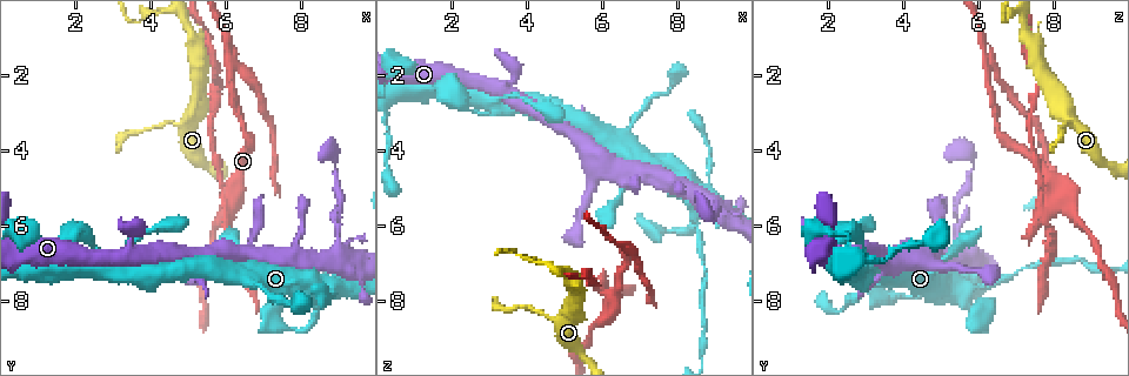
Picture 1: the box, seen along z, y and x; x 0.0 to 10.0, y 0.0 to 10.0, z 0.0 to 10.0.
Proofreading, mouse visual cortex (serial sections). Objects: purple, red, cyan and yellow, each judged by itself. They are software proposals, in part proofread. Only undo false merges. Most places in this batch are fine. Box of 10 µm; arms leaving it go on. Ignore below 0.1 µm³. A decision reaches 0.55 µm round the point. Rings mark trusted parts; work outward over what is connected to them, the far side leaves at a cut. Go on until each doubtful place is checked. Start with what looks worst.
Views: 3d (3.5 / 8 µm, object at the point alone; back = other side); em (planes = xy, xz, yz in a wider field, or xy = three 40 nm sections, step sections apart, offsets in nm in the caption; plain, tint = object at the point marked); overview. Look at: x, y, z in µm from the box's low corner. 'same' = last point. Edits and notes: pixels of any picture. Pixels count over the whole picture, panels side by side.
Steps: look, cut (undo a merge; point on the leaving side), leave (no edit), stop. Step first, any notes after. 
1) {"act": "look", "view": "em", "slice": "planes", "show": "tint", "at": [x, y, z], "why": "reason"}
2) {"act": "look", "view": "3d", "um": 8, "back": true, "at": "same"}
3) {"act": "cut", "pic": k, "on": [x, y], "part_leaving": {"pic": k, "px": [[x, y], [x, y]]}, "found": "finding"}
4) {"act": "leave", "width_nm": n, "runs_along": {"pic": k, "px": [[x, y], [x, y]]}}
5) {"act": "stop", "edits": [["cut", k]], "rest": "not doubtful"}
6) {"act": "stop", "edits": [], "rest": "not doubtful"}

{"act": "look", "view": "3d", "um": 3.5, "back": true, "at": [6.20, 5.45, 8.00], "why": "sudden change in width"}

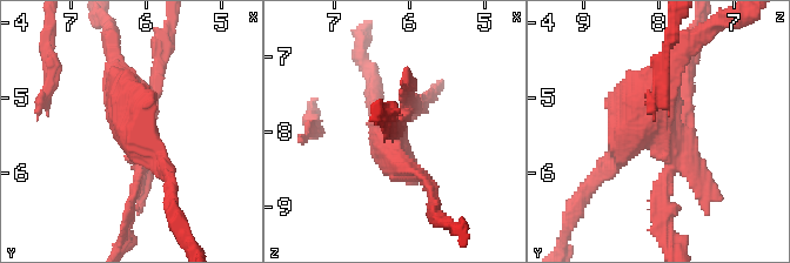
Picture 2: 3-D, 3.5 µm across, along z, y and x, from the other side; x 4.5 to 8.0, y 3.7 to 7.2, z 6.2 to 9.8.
{"act": "look", "view": "em", "slice": "planes", "show": "tint", "at": "same", "why": "need the tissue"}

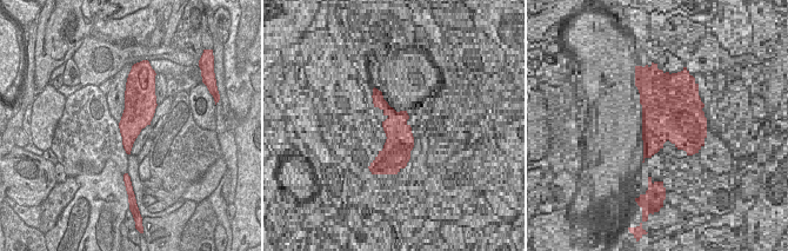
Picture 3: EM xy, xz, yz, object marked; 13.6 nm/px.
{"act": "cut", "pic": 2, "on": [154, 44], "width_nm": 420, "part_leaving": {"pic": 2, "px": [[408, 117], [440, 87]]}, "found": "two cells meet here"}

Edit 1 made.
{"act": "look", "view": "3d", "um": 8, "at": [6.20, 1.95, 6.30], "why": "three arms meet"}

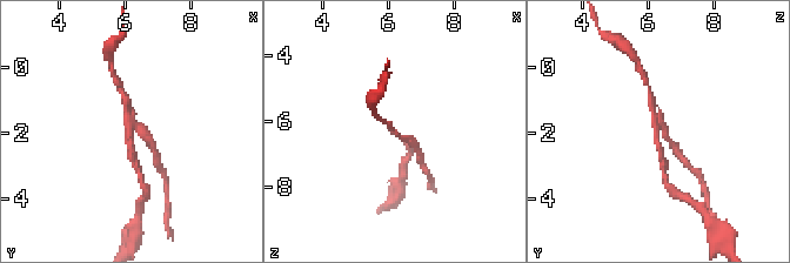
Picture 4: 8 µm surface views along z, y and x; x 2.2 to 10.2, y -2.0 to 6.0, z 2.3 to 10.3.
{"act": "look", "view": "em", "slice": "xy", "step": 5, "show": "tint", "at": "same", "arms": 3, "arm_widths_nm": [150, 150, 200]}

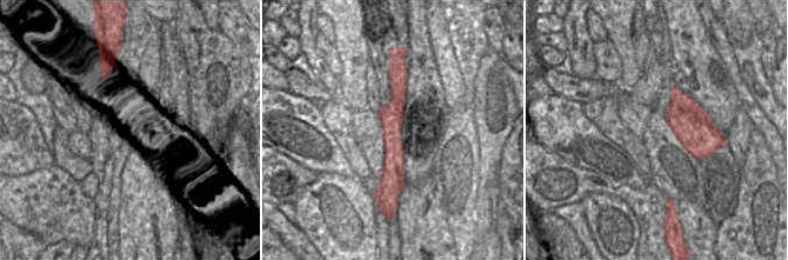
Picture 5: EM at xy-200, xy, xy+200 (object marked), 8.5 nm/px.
{"act": "cut", "pic": 4, "on": [149, 142], "part_leaving": {"pic": 4, "px": [[135, 128], [156, 162]]}, "found": "two cells meet here"}

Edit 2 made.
{"act": "look", "view": "overview", "why": "redraw"}

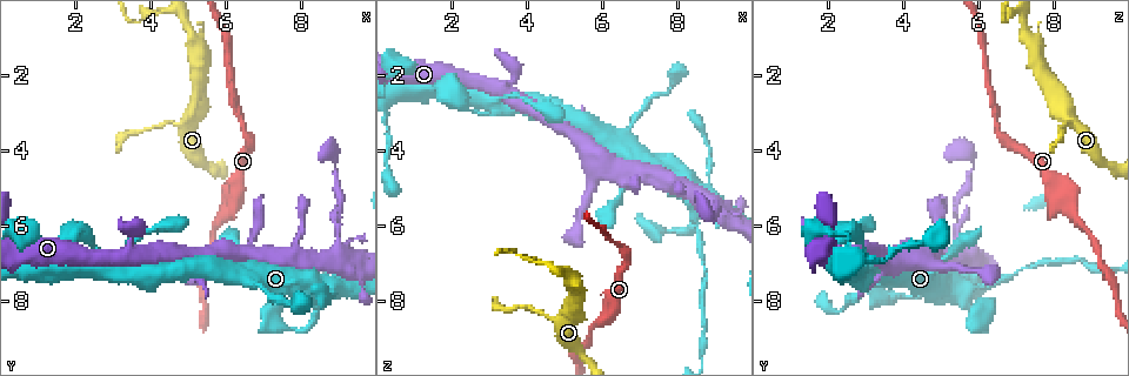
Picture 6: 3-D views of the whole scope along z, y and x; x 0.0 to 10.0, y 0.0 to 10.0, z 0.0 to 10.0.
{"act": "look", "view": "3d", "um": 3.5, "at": [8.75, 7.15, 7.10], "why": "a narrow waist"}

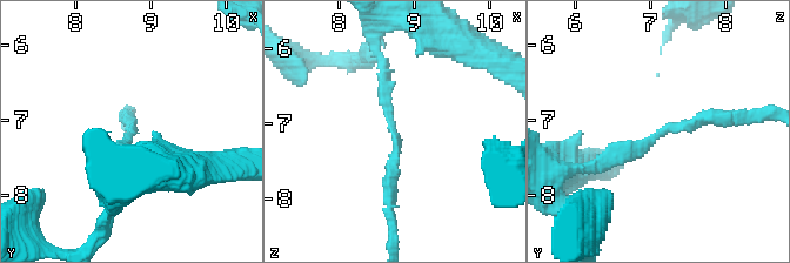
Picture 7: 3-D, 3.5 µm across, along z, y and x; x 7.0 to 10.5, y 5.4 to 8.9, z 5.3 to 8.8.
{"act": "look", "view": "em", "slice": "xy", "step": 1, "show": "tint", "at": [8.80, 7.20, 7.15], "arm_widths_nm": [200, 200], "why": "now the EM"}

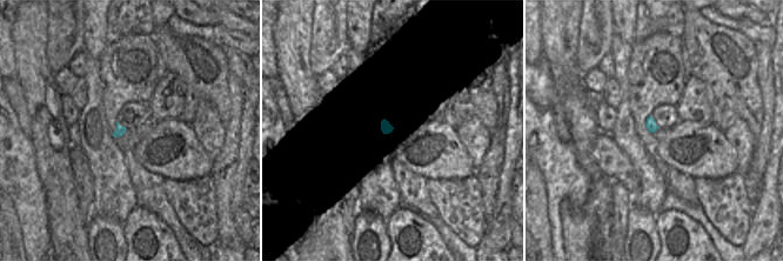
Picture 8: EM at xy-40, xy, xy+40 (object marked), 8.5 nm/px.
{"act": "leave", "runs_along": {"pic": 7, "px": [[597, 166], [667, 129], [734, 115]]}, "found": "continuous, no second cell"}

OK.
{"act": "stop", "edits": [["cut", 2], ["cut", 4]], "rest": "not doubtful"}

